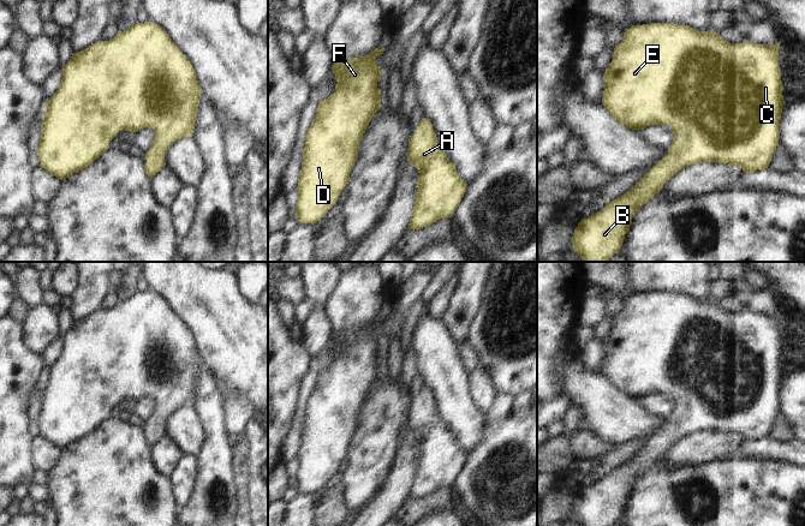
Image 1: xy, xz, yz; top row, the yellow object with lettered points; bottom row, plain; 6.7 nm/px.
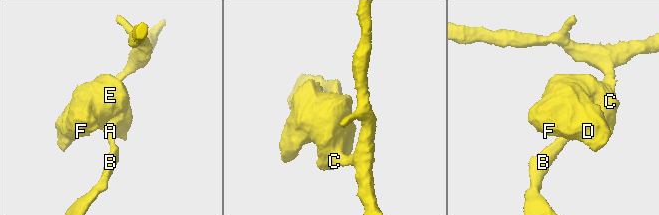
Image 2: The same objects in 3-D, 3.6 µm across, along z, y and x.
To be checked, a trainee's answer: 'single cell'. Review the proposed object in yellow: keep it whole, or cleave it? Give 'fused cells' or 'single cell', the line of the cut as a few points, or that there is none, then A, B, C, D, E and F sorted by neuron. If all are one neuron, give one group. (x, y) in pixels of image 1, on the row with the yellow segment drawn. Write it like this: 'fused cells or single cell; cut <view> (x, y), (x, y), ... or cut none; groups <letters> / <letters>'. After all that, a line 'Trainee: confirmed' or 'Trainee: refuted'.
single cell; cut none; groups A B C D E F
Trainee: confirmed

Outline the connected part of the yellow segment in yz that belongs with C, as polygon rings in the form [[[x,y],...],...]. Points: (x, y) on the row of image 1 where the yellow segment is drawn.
[[[650,23],[643,25],[632,25],[625,30],[624,38],[614,48],[613,60],[603,73],[604,90],[602,103],[610,112],[615,120],[618,120],[621,125],[626,125],[631,130],[644,130],[650,125],[668,125],[674,132],[674,138],[670,148],[668,149],[668,155],[663,157],[658,163],[656,163],[630,191],[615,198],[613,202],[591,215],[589,219],[582,219],[582,221],[578,223],[571,243],[574,252],[584,262],[607,262],[610,257],[618,253],[624,243],[626,232],[630,231],[632,217],[636,215],[637,210],[642,205],[646,204],[646,202],[651,199],[656,193],[658,193],[662,190],[663,185],[681,168],[691,166],[693,163],[718,162],[735,165],[743,168],[745,173],[755,173],[769,167],[774,150],[779,147],[779,126],[781,121],[781,112],[786,103],[782,96],[783,84],[781,80],[781,68],[779,66],[780,44],[781,41],[769,46],[757,44],[751,41],[745,41],[743,43],[731,43],[716,34],[714,30],[699,31],[691,28],[690,25],[674,23]]]

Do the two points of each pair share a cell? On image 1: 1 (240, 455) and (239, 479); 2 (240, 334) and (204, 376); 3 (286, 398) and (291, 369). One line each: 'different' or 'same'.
1: same
2: different
3: same

